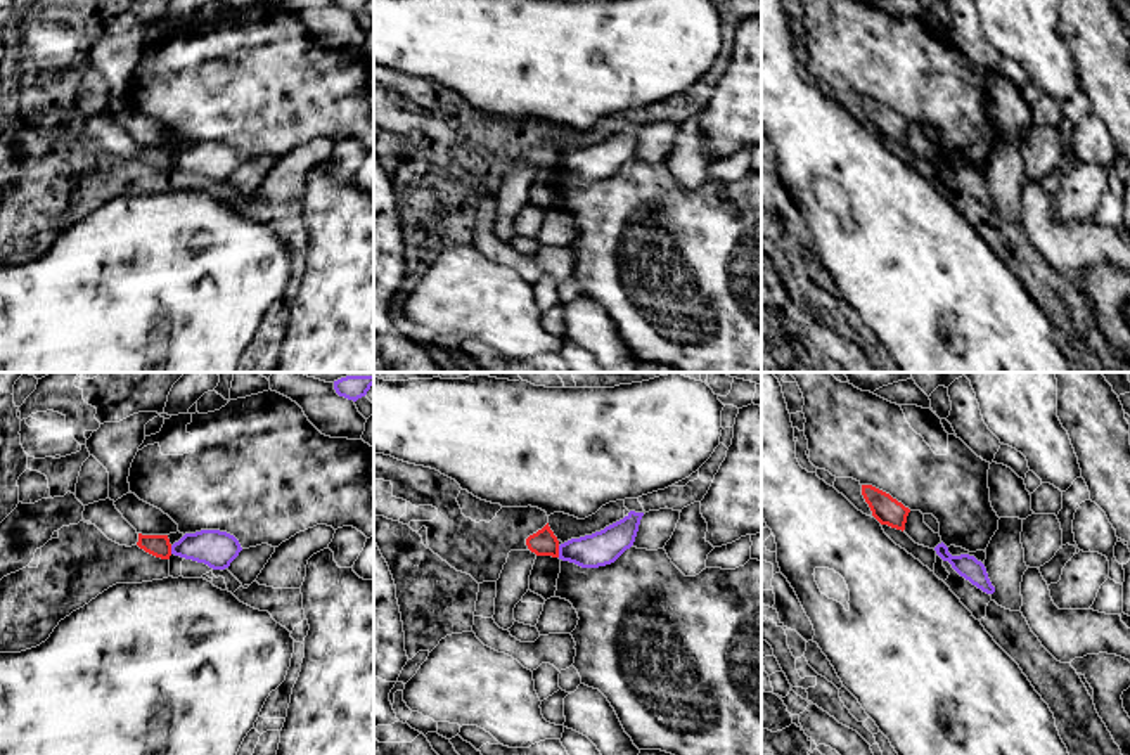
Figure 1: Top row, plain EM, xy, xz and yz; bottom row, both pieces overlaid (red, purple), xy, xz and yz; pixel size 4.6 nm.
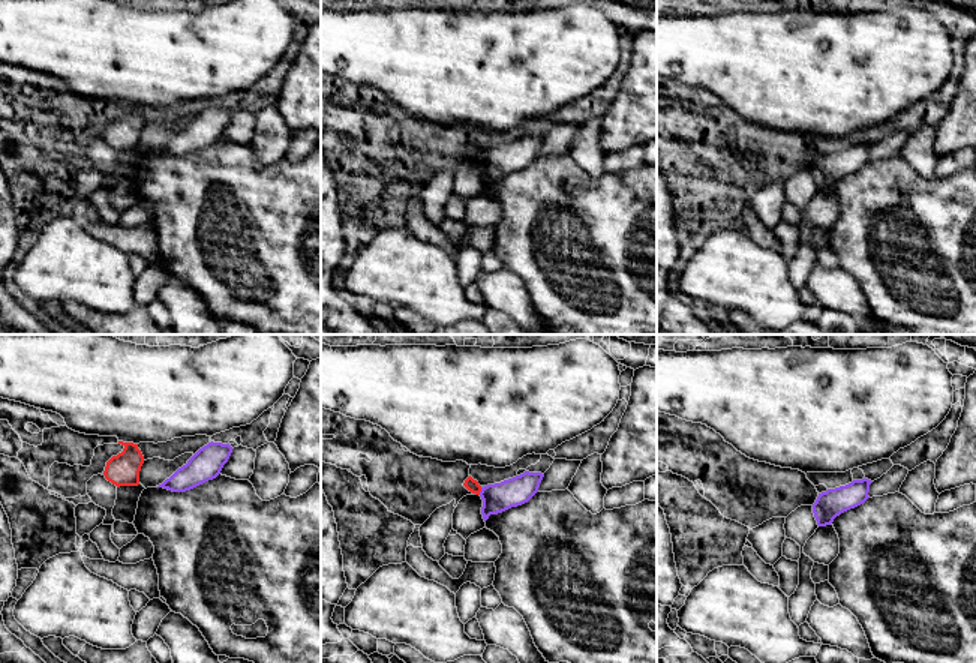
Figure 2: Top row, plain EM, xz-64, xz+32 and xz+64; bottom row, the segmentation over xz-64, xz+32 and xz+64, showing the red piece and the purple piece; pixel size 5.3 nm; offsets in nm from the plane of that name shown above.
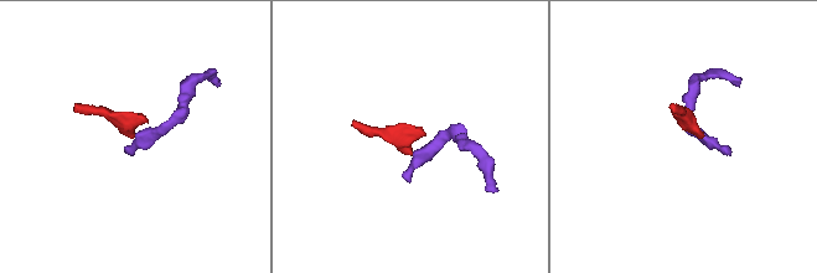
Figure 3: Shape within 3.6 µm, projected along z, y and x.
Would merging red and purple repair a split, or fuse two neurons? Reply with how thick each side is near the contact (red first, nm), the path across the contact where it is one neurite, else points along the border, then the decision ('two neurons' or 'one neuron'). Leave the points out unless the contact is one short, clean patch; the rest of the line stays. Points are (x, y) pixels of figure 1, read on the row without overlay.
120/160 nm | along xz (558, 158), (559, 168) | two neurons

